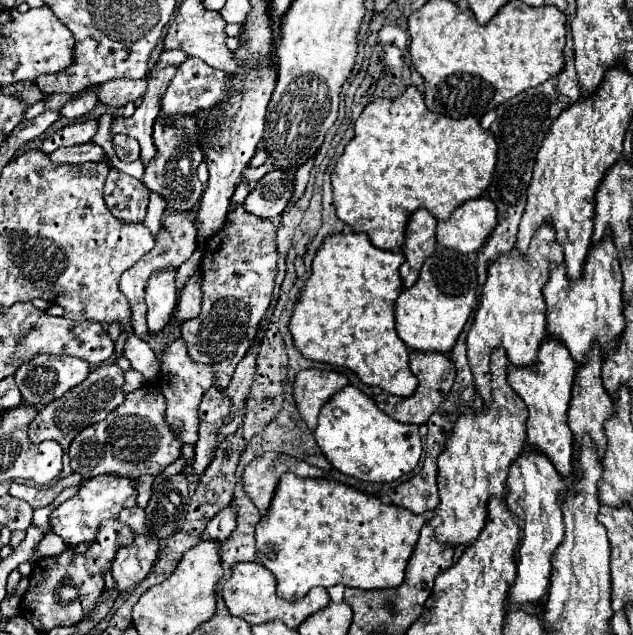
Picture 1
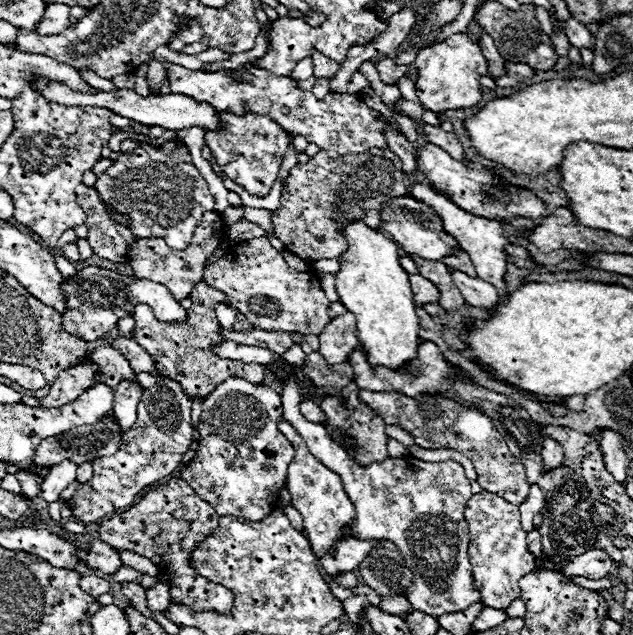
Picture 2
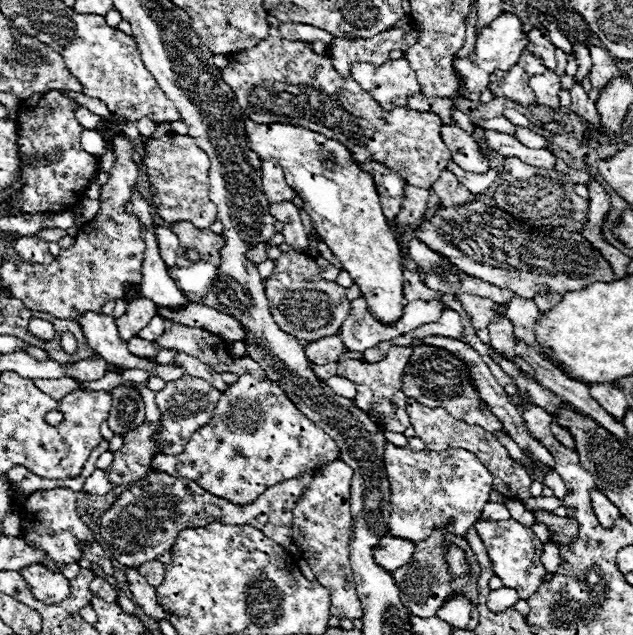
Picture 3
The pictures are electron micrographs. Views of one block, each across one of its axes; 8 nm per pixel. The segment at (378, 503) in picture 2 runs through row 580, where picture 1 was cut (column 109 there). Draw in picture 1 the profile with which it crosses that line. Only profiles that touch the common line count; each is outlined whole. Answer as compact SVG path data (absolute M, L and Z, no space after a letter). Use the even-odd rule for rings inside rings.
M144 384L140 390L128 394L126 400L114 412L110 412L104 422L84 428L84 432L72 440L68 452L72 470L82 474L84 480L100 474L114 474L122 478L138 478L144 474L158 476L180 456L182 448L166 424L164 412L164 396L156 384Z

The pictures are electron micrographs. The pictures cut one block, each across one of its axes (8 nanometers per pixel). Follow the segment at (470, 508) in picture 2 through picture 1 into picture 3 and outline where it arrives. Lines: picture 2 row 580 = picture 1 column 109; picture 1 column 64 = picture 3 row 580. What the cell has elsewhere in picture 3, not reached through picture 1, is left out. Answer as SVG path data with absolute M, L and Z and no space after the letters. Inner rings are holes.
M476 520L474 528L480 534L480 540L486 546L486 552L492 560L492 568L494 574L502 580L502 584L506 588L514 588L520 596L520 600L526 600L530 594L534 594L538 590L538 586L542 584L544 576L546 576L546 568L540 562L540 554L542 554L542 542L538 540L538 536L522 526L516 520Z

